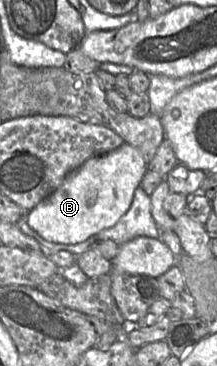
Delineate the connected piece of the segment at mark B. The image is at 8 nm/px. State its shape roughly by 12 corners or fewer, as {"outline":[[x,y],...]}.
{"outline":[[124,142],[69,172],[26,215],[81,243],[129,210],[148,164]]}

